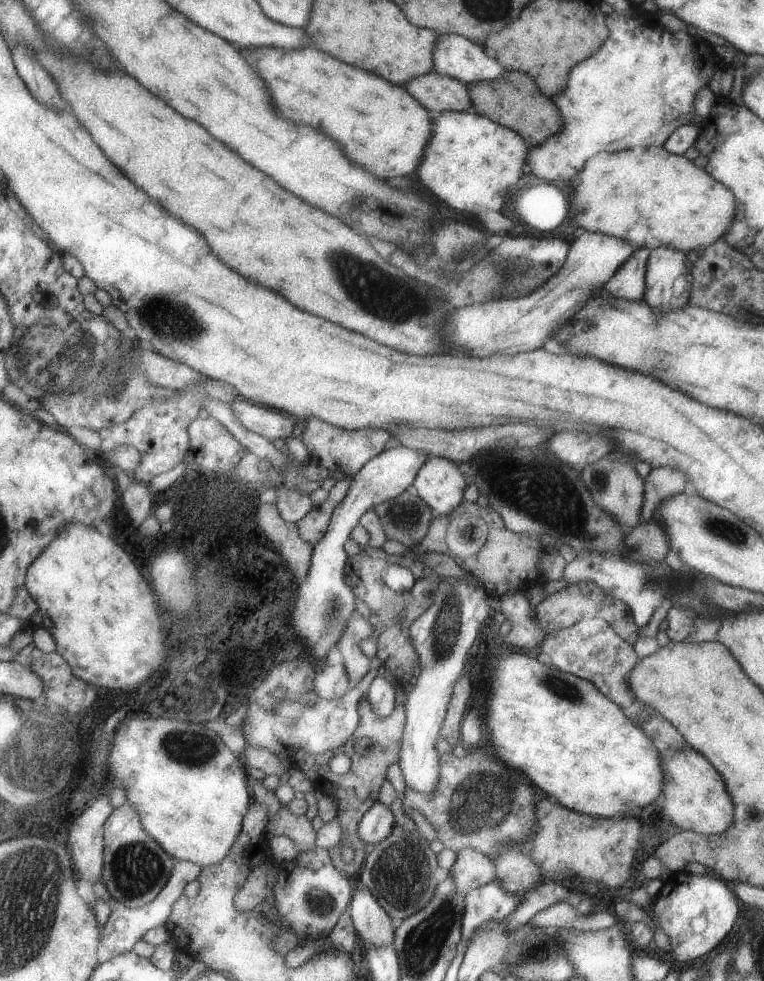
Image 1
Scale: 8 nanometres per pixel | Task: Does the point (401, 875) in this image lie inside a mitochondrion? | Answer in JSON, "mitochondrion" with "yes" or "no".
{"mitochondrion":"yes"}

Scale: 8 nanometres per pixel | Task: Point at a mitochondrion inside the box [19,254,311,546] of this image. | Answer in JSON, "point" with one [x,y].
{"point":[117,387]}

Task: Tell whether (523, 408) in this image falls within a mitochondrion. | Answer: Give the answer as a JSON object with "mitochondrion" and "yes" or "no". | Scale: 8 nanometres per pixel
{"mitochondrion":"no"}

